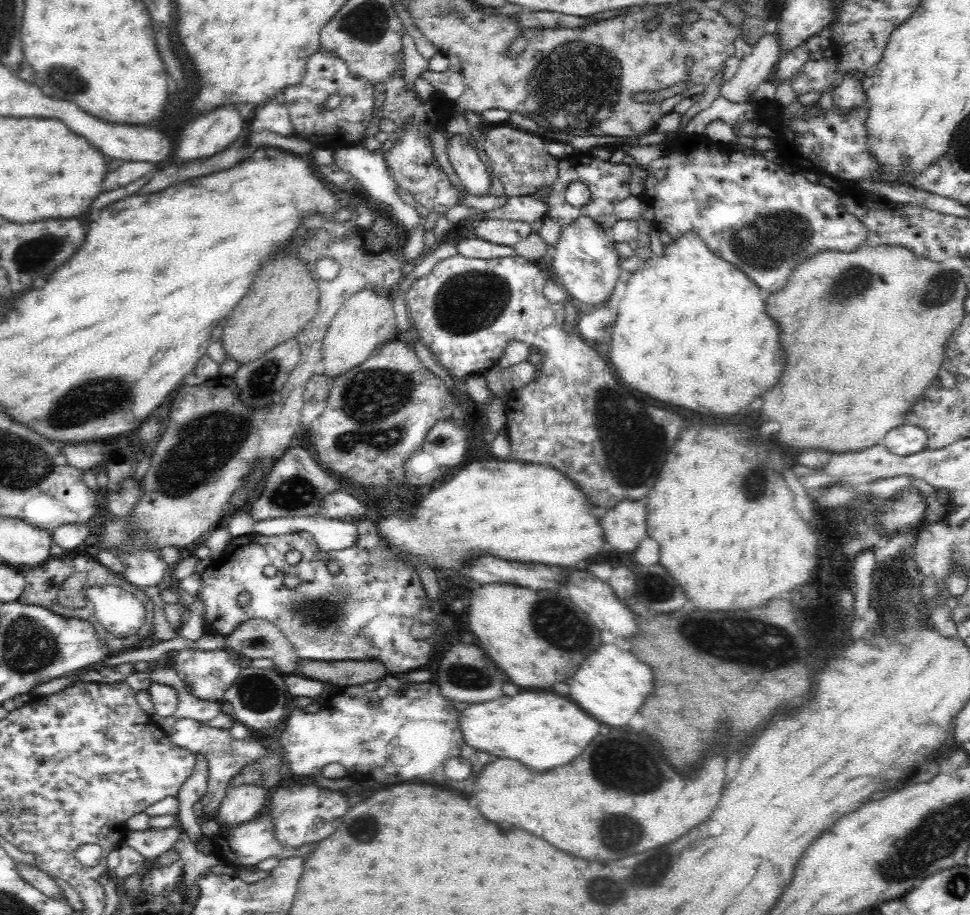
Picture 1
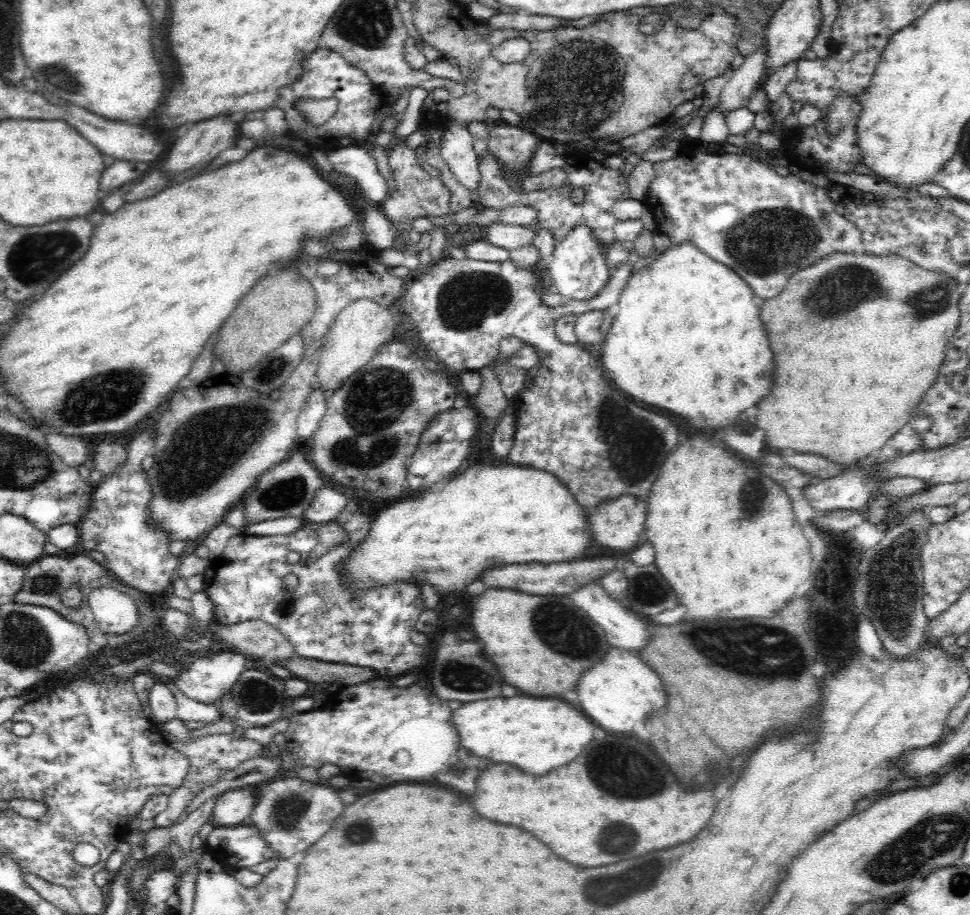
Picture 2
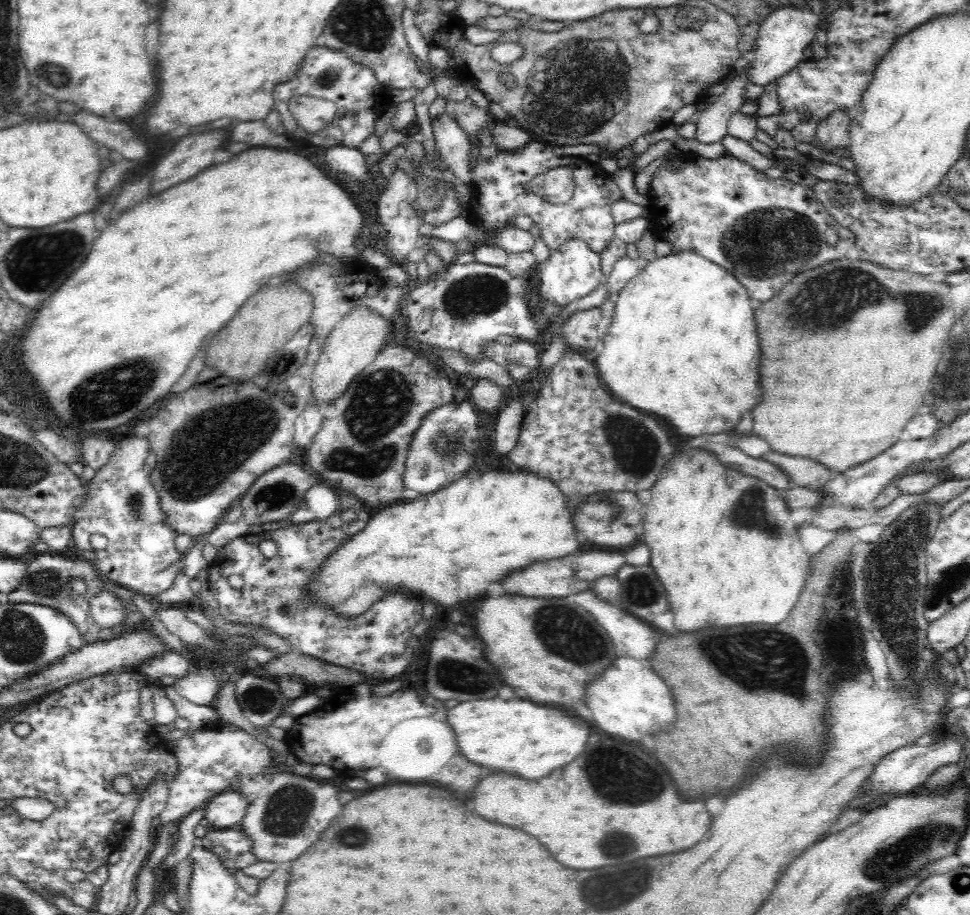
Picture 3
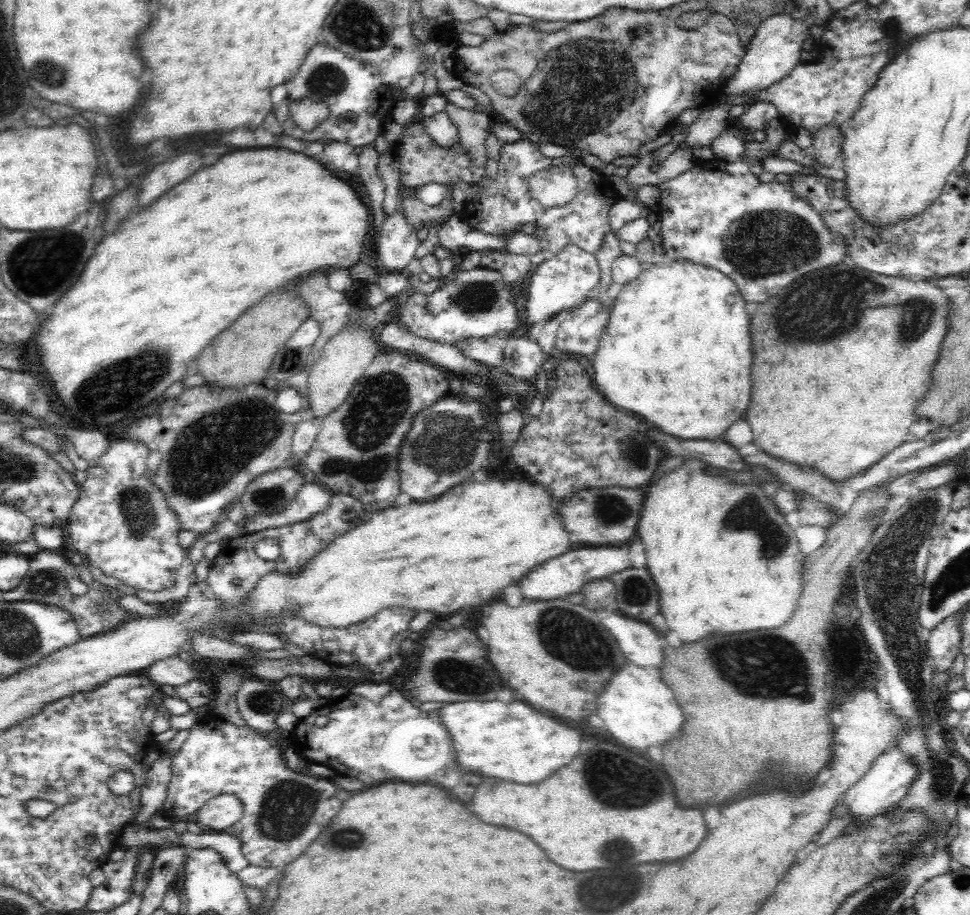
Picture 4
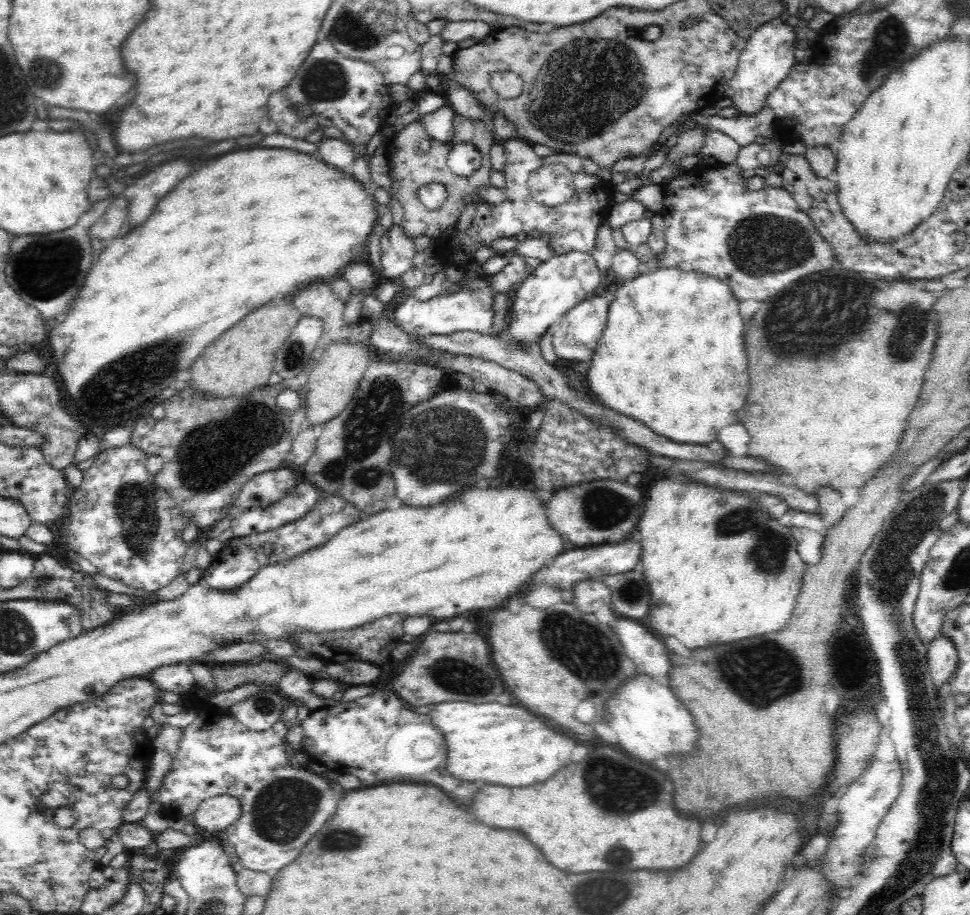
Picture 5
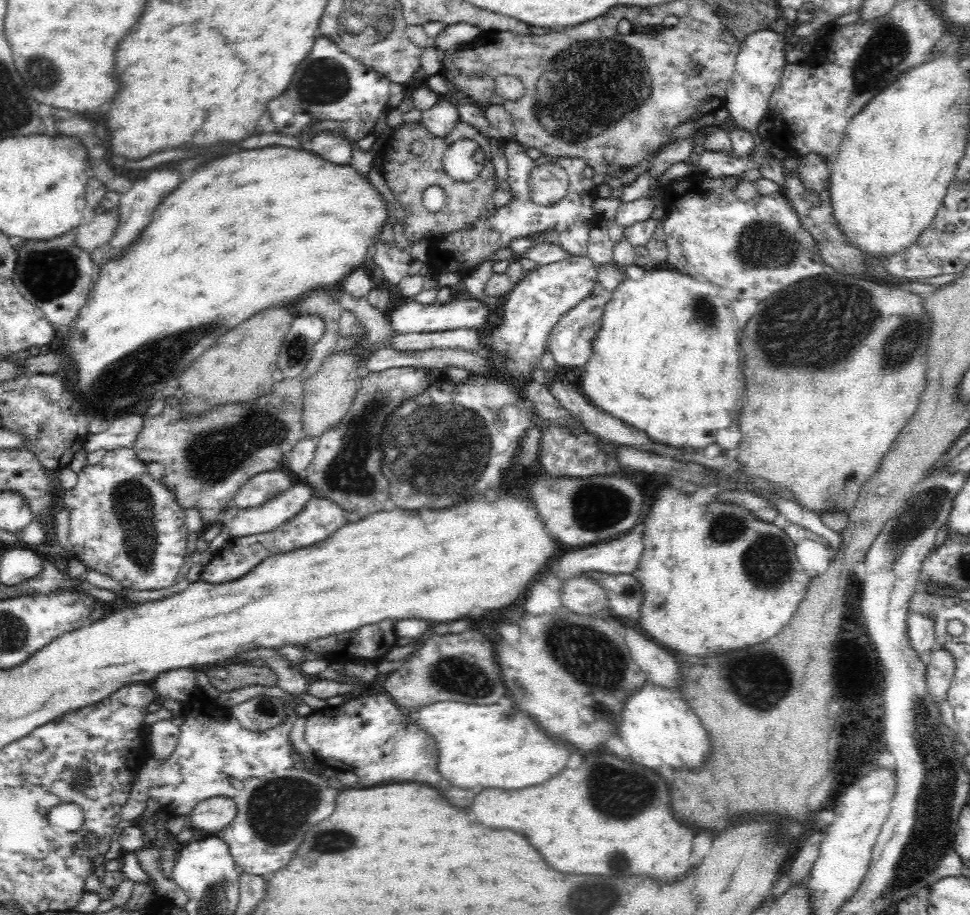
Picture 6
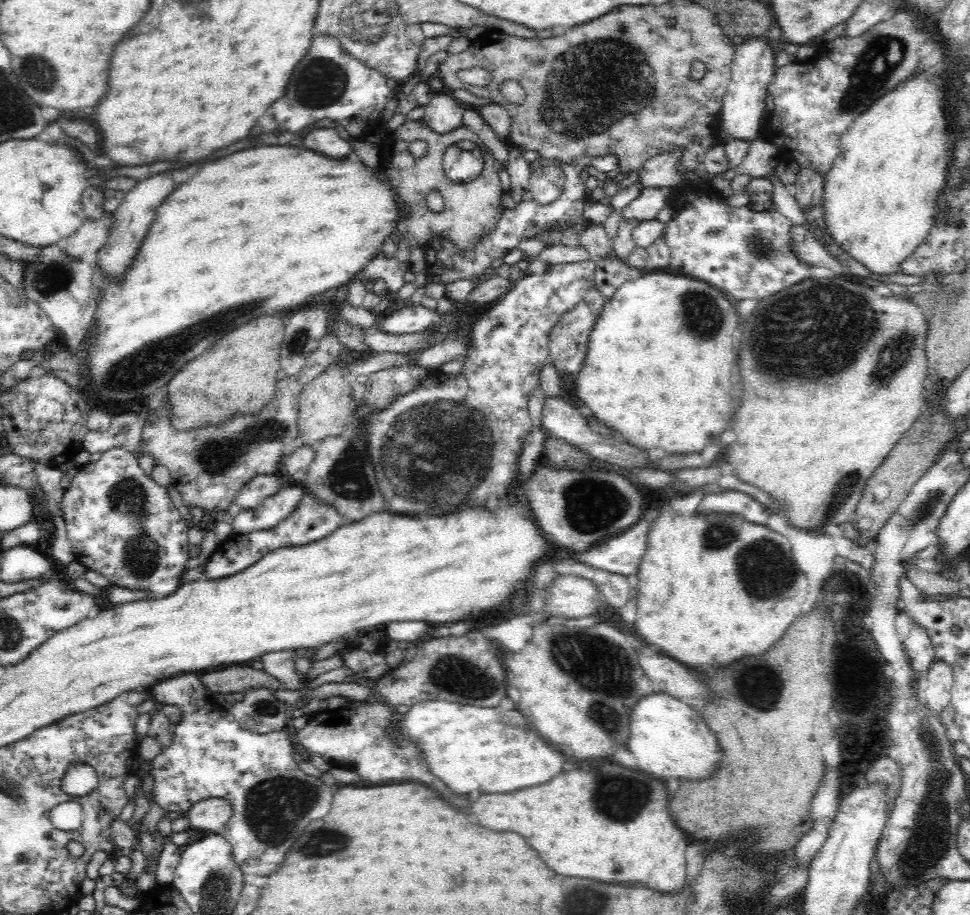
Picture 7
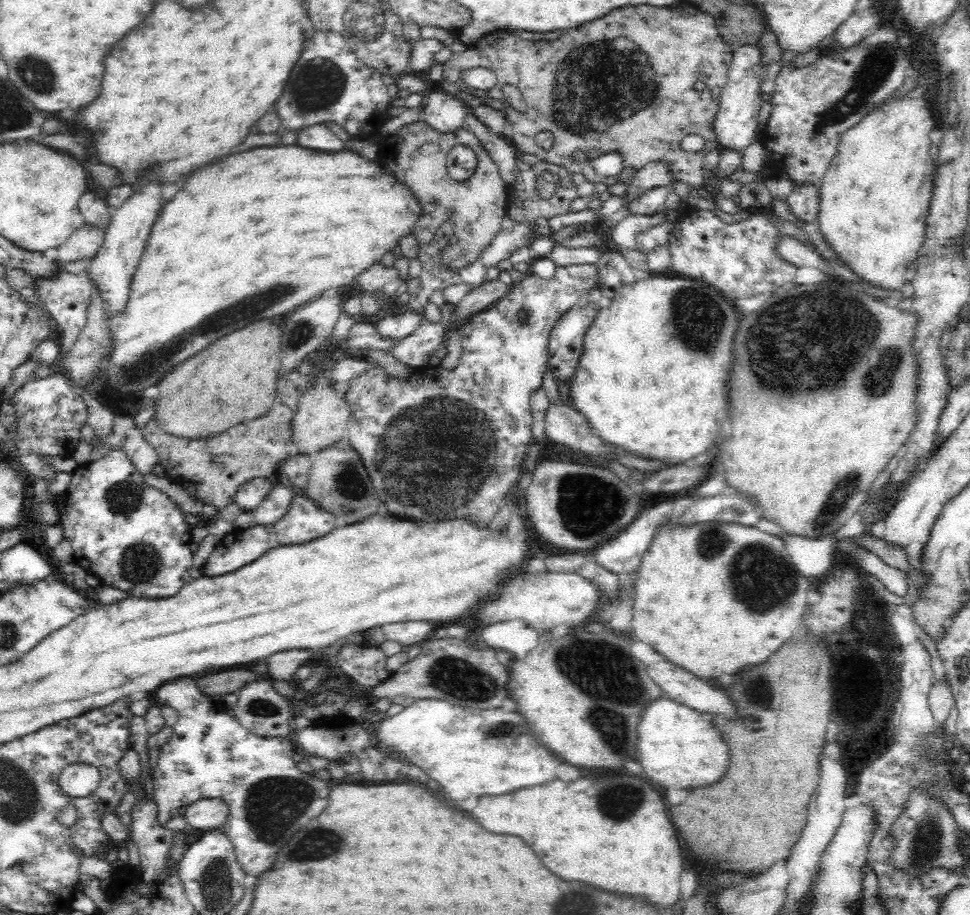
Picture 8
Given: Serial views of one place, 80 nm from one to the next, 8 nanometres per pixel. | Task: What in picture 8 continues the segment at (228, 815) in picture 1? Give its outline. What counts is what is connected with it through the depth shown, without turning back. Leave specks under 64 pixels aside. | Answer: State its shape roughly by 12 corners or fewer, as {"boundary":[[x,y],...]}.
{"boundary":[[200,799],[185,807],[187,824],[222,829],[229,812],[220,799]]}

